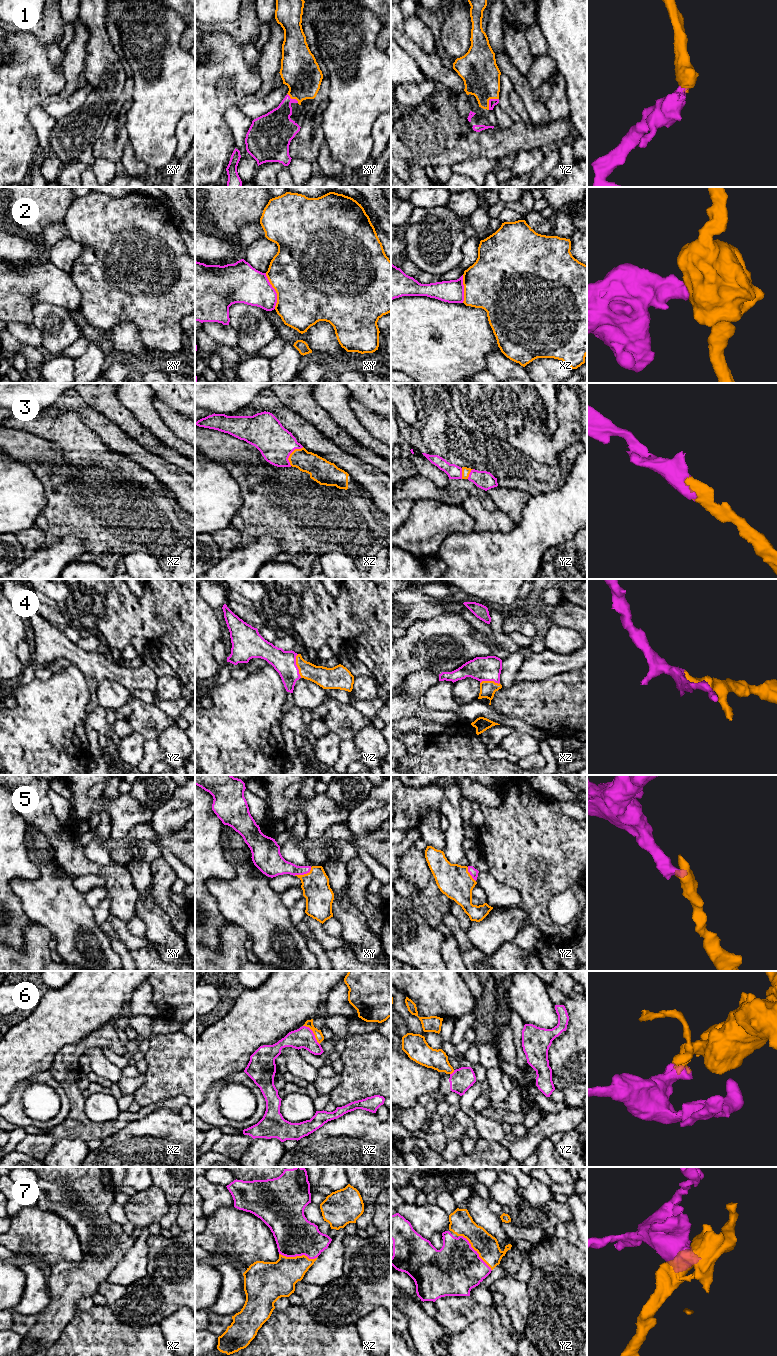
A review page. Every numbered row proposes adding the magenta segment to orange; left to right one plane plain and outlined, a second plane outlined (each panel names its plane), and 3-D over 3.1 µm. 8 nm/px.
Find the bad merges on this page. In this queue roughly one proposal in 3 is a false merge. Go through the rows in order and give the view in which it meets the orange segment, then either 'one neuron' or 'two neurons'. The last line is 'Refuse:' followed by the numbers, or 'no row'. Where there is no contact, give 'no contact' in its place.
1: contact in yz; one neuron
2: contact in xy; two neurons
3: contact in xz; one neuron
4: contact in yz; one neuron
5: contact in xy; one neuron
6: contact in xz; two neurons
7: contact in yz; one neuron
Refuse: 2, 6

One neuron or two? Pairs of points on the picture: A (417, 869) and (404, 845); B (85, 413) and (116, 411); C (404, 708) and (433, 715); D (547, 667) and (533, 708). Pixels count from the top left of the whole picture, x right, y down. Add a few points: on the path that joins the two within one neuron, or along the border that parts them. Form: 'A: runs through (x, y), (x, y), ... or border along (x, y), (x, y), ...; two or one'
A: border along (412, 846), (401, 856); two
B: border along (81, 397), (92, 407), (119, 425); two
C: runs through (411, 708), (416, 708), (426, 713); one
D: border along (565, 671), (540, 680), (520, 682); two

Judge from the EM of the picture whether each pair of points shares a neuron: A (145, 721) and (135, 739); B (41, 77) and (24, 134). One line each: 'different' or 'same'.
A: different
B: same

